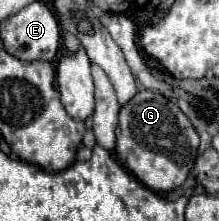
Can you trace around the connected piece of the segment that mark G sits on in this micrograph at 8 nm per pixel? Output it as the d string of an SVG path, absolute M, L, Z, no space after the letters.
M140 90L120 108L116 154L120 162L150 190L170 192L186 180L198 154L198 134L176 102L152 90Z

